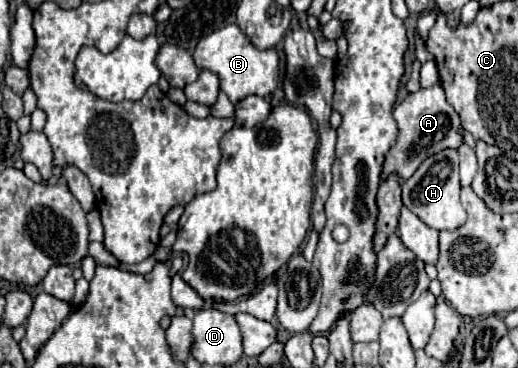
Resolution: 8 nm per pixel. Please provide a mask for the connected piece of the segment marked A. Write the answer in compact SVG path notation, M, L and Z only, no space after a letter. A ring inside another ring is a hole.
M437 84L433 88L421 88L415 94L409 94L401 104L397 104L393 108L393 118L399 126L399 134L397 134L397 142L393 148L389 148L387 156L385 156L385 164L383 164L383 172L381 178L385 180L385 176L389 176L389 172L397 172L397 176L401 176L401 184L413 176L413 172L421 166L421 162L445 148L459 148L461 146L461 136L459 136L459 116L457 112L453 112L453 106L447 104L443 88Z

